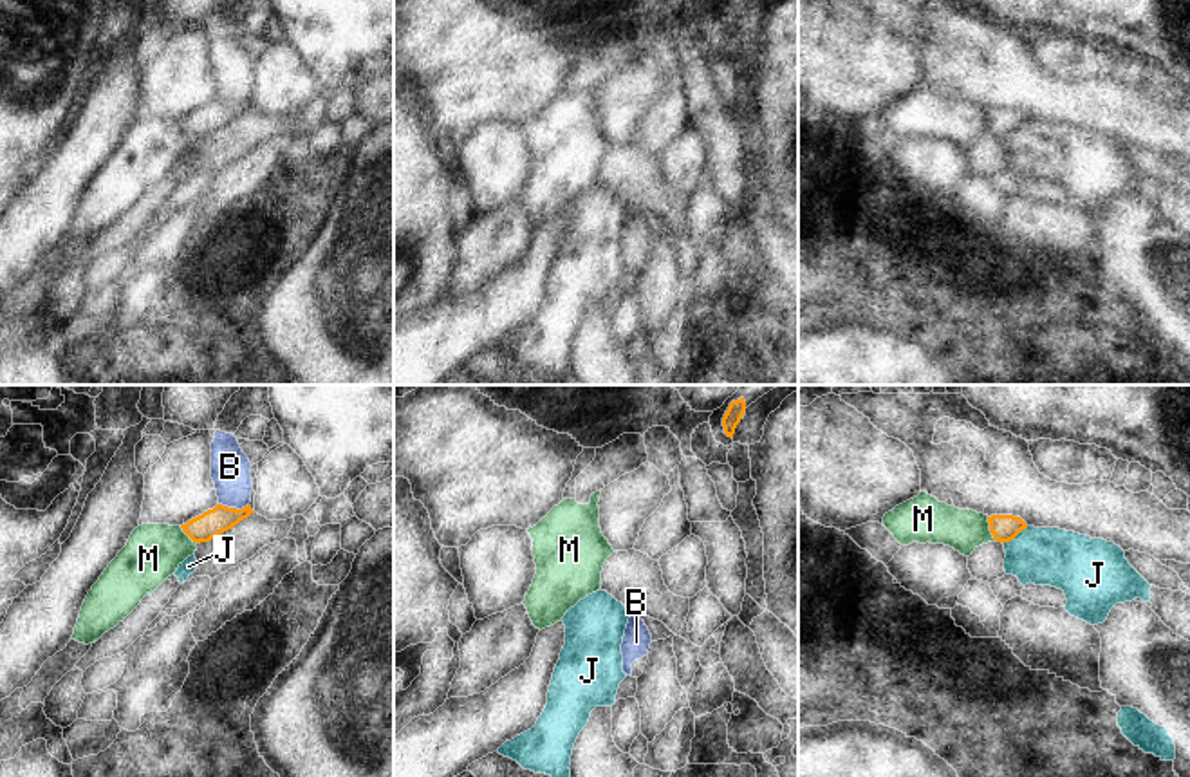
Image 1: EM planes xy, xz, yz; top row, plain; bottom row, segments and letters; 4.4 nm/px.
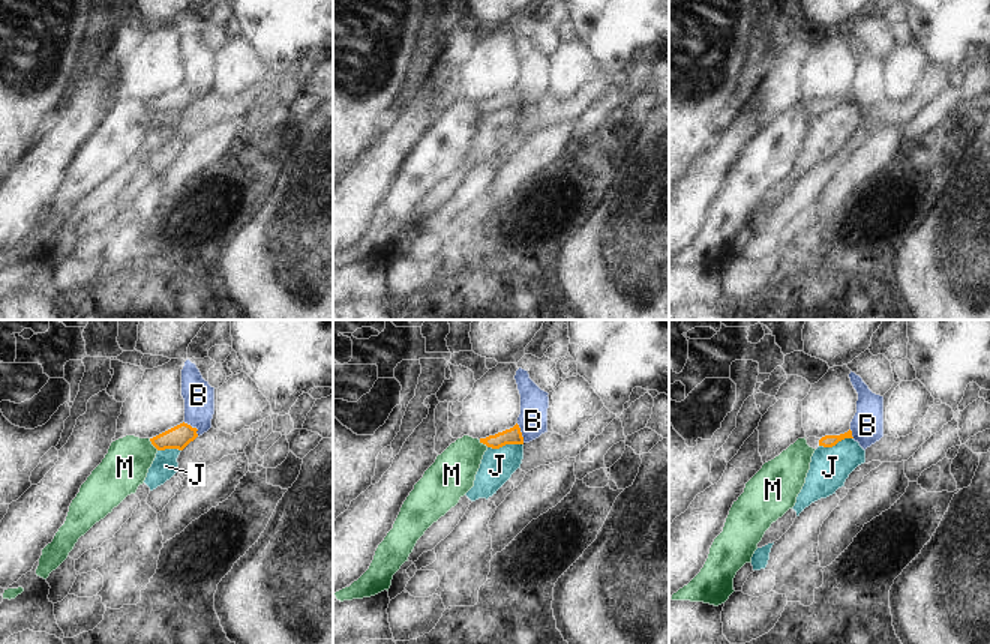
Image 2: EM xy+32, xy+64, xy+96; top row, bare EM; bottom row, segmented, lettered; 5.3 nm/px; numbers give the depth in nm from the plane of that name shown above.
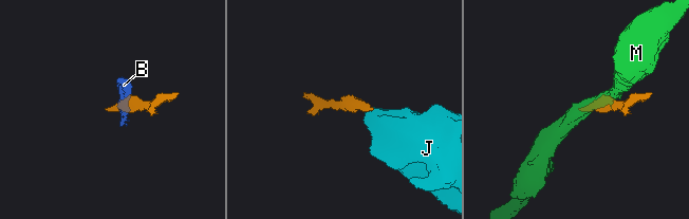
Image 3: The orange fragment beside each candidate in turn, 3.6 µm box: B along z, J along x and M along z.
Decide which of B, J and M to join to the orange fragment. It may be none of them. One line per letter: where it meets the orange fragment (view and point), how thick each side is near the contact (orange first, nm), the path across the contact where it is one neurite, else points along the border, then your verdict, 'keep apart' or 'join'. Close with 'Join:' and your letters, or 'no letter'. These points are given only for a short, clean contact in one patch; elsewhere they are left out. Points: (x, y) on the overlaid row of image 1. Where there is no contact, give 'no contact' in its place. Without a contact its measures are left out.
B: contact xy (233, 508); calibres 120 and 180 nm; border xy (219, 503), (230, 508), (244, 508), (248, 505); keep apart
J: contact yz (1015, 535); calibres 120 and 260 nm; border yz (1028, 526), (1003, 542); keep apart
M: contact yz (990, 530); calibres 120 and 190 nm; border yz (986, 517), (988, 530), (997, 541); keep apart
Join: no letter

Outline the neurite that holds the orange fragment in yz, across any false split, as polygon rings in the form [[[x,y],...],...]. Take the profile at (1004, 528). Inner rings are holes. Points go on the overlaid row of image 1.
[[[991,515],[988,517],[990,531],[997,542],[1013,540],[1027,524],[1020,517],[1013,515]]]

